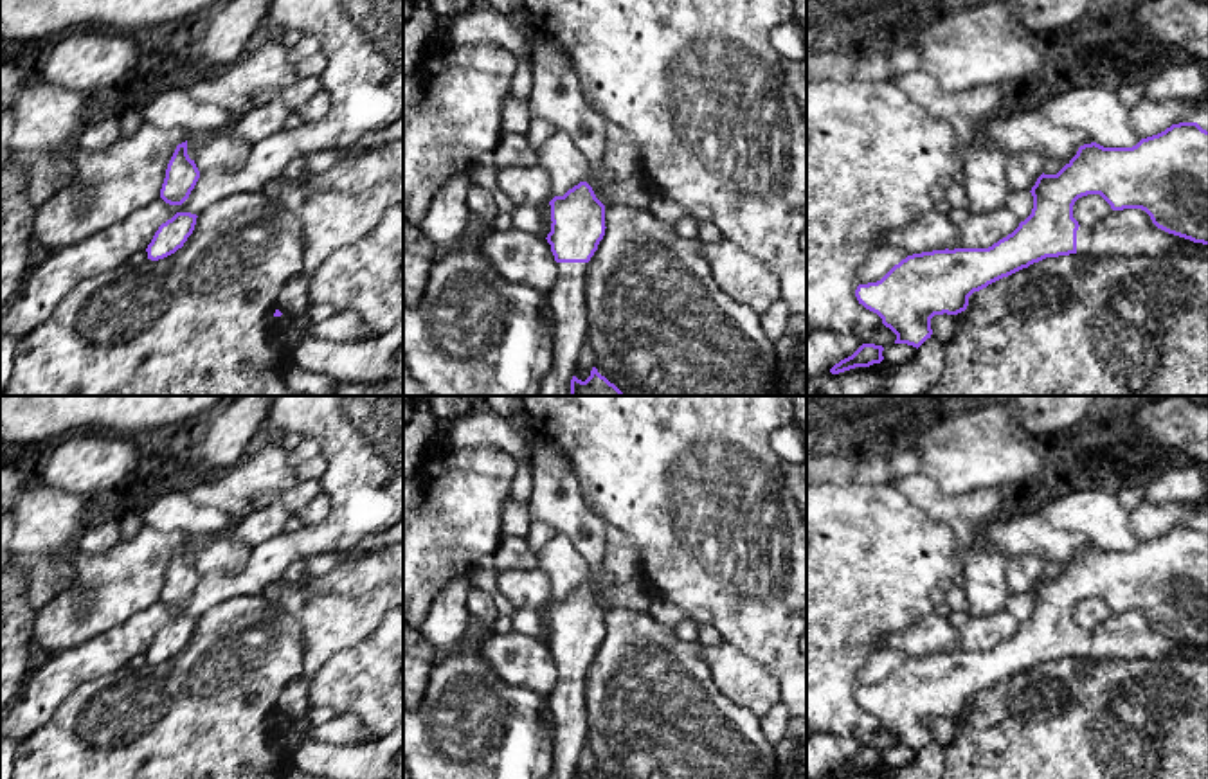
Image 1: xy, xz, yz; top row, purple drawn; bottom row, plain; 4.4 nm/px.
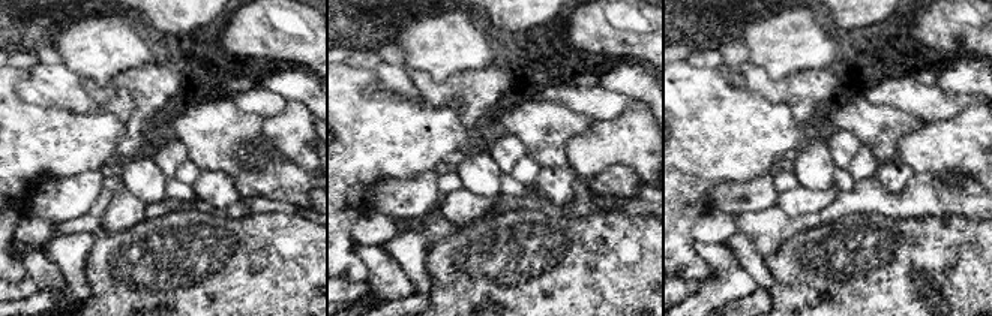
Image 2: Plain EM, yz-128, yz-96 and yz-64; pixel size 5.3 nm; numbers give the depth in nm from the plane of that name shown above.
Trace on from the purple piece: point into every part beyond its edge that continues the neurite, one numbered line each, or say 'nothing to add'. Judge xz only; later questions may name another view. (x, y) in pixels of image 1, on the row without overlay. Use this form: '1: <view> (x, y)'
1: xz (566, 702)

